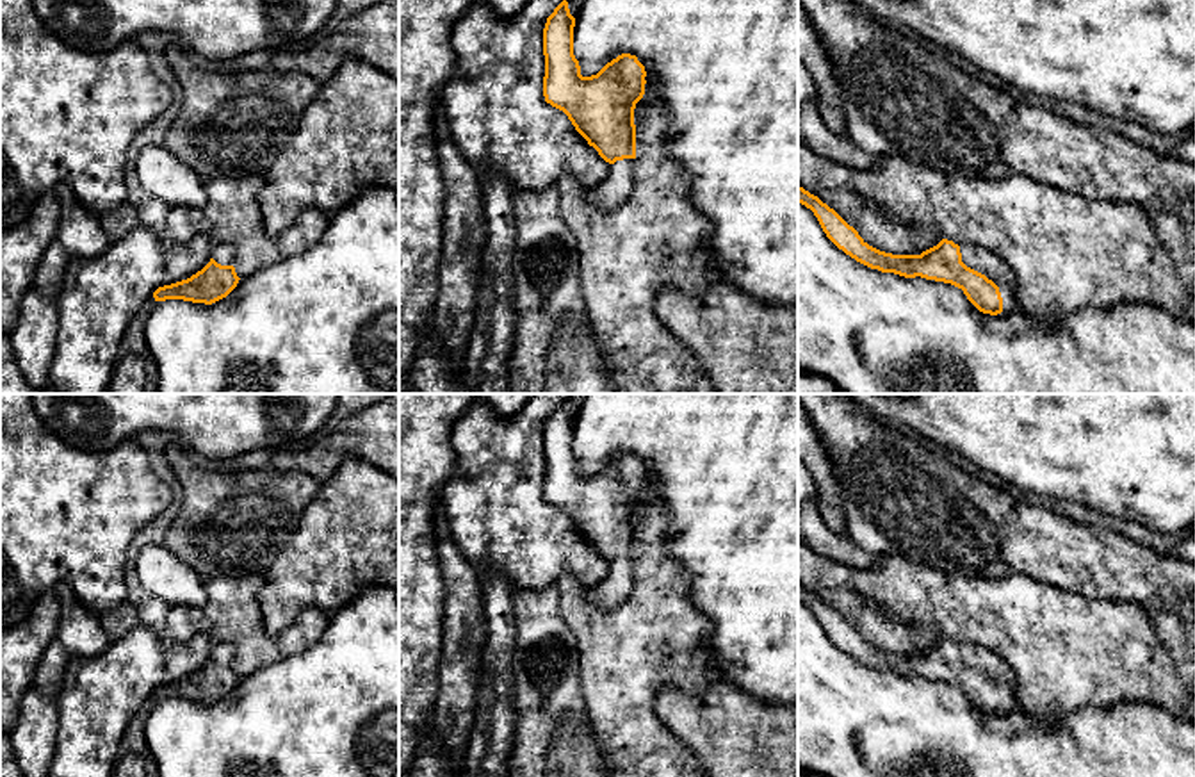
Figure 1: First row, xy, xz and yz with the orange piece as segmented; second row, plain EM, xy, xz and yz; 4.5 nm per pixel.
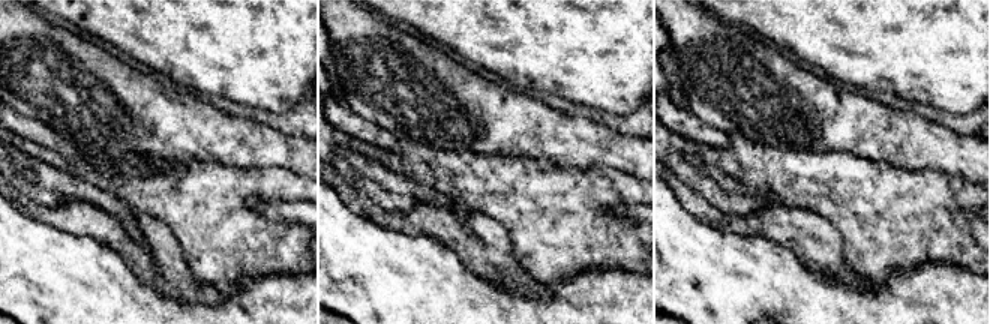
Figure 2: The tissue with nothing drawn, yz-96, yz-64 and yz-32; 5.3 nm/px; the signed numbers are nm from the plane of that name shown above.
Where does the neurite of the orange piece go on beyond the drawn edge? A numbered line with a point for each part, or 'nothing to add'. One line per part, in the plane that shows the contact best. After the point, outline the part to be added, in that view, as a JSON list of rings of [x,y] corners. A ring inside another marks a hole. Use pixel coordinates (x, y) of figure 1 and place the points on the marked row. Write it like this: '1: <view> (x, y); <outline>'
1: yz (978, 259); [[[962,244],[960,253],[962,262],[967,267],[985,274],[999,287],[1004,314],[1010,315],[1013,312],[1020,312],[1020,305],[1015,296],[1013,271],[997,255],[974,244]]]

